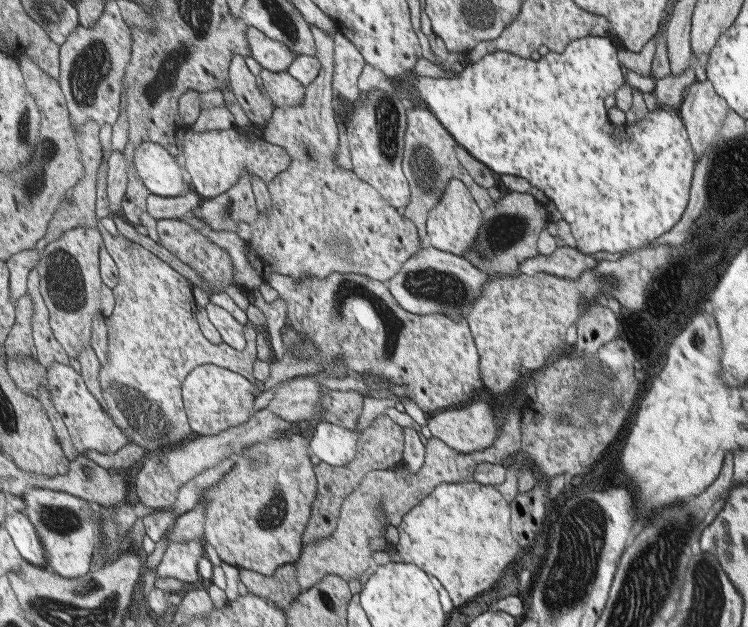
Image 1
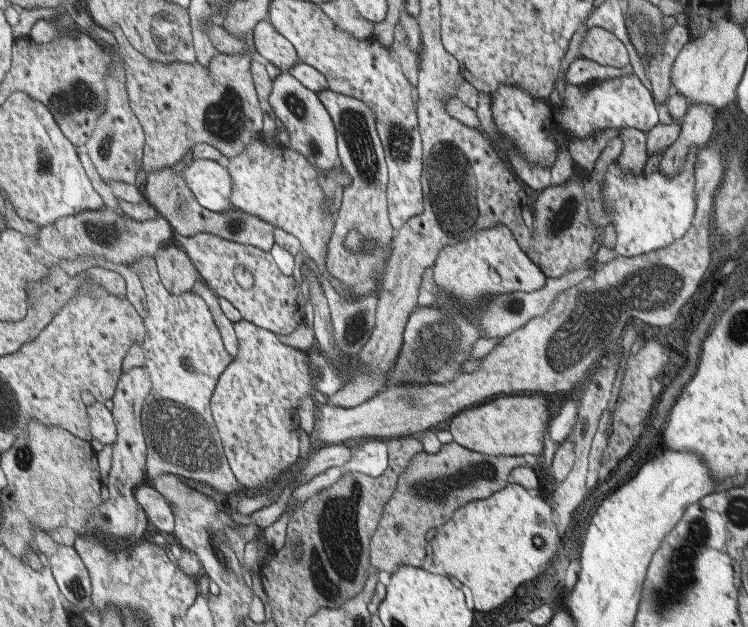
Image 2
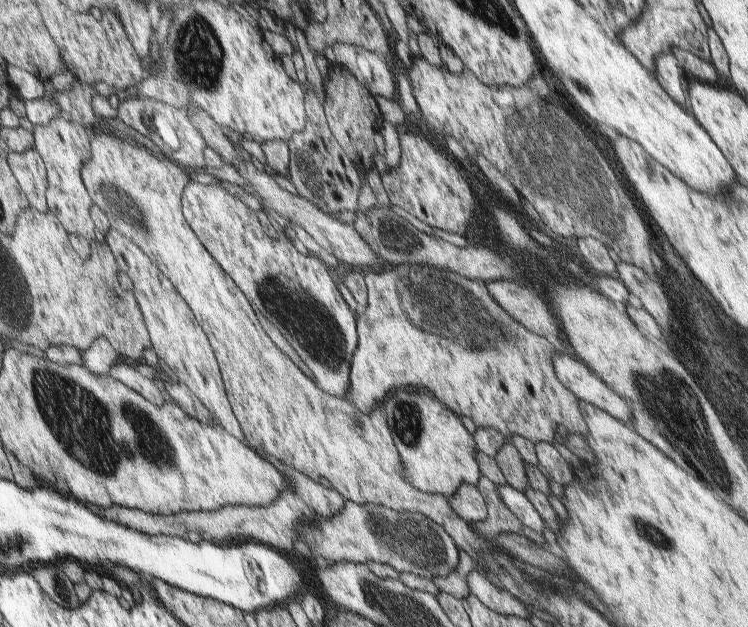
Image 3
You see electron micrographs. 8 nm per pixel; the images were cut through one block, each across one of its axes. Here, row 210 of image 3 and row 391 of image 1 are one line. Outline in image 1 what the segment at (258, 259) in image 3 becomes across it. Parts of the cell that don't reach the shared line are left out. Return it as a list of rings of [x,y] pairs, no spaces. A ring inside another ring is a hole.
[[[217,364],[202,365],[186,379],[185,403],[193,430],[199,435],[218,436],[249,422],[254,414],[252,384],[244,376]]]

